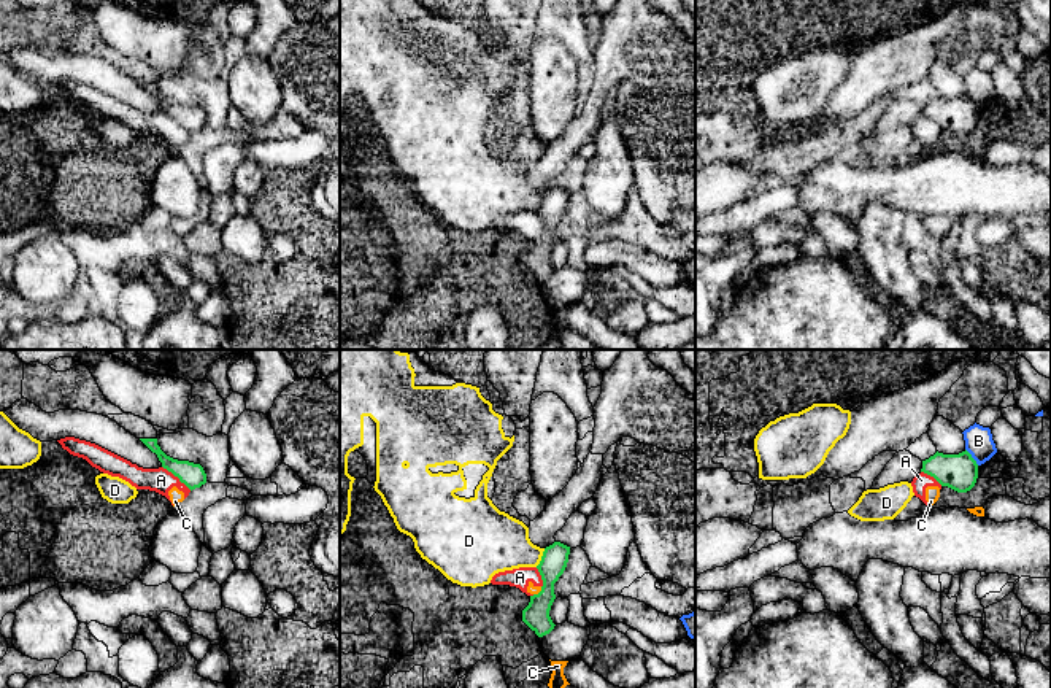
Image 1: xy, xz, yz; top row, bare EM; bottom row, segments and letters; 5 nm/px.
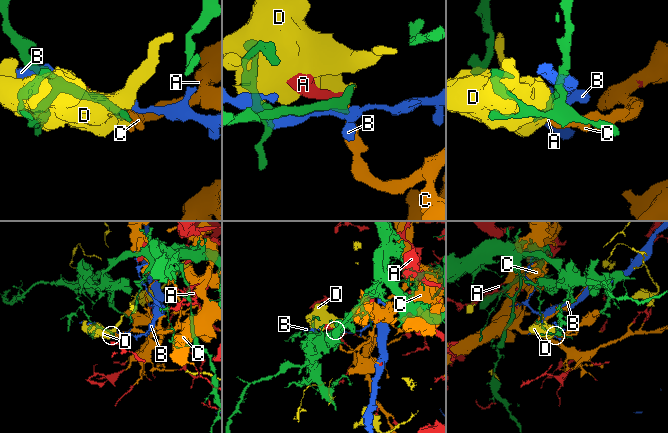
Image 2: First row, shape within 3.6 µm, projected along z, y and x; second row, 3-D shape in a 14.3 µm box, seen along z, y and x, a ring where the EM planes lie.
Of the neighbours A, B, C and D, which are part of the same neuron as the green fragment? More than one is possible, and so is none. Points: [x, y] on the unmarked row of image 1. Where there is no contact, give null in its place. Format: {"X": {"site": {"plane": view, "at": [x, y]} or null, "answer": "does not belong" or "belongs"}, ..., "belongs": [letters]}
{"A": {"site": {"plane": "xy", "at": [177, 119]}, "answer": "does not belong"}, "B": {"site": {"plane": "yz", "at": [970, 100]}, "answer": "does not belong"}, "C": {"site": {"plane": "xz", "at": [540, 235]}, "answer": "does not belong"}, "D": {"site": {"plane": "xz", "at": [542, 202]}, "answer": "does not belong"}, "belongs": []}

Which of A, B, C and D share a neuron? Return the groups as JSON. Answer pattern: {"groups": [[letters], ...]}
{"groups": [["A", "C"], ["B"], ["D"]]}

